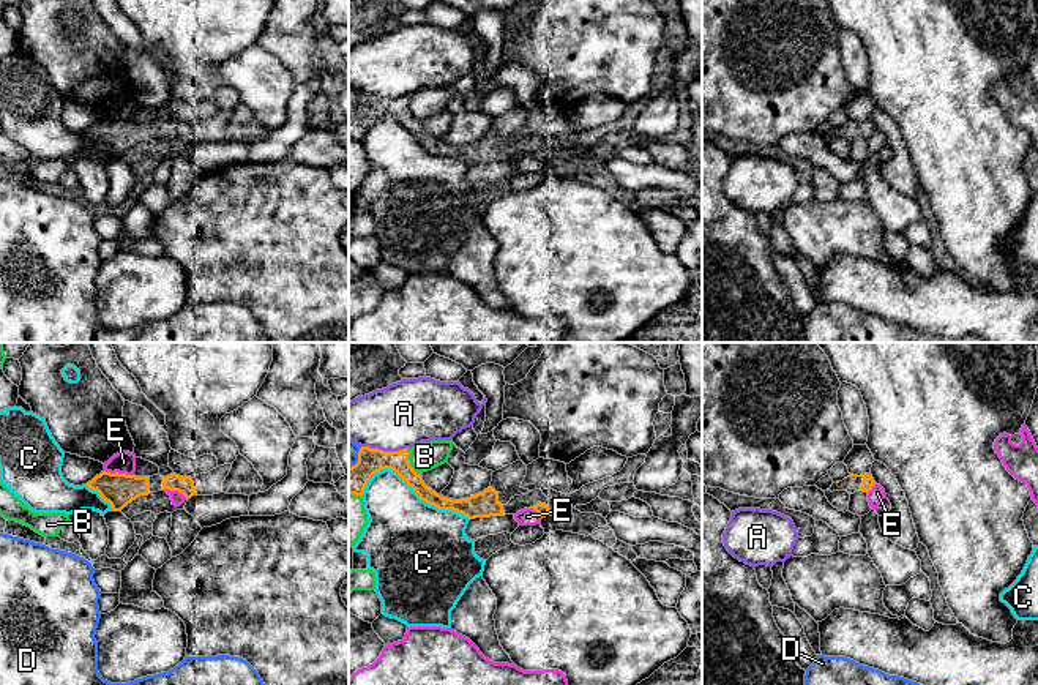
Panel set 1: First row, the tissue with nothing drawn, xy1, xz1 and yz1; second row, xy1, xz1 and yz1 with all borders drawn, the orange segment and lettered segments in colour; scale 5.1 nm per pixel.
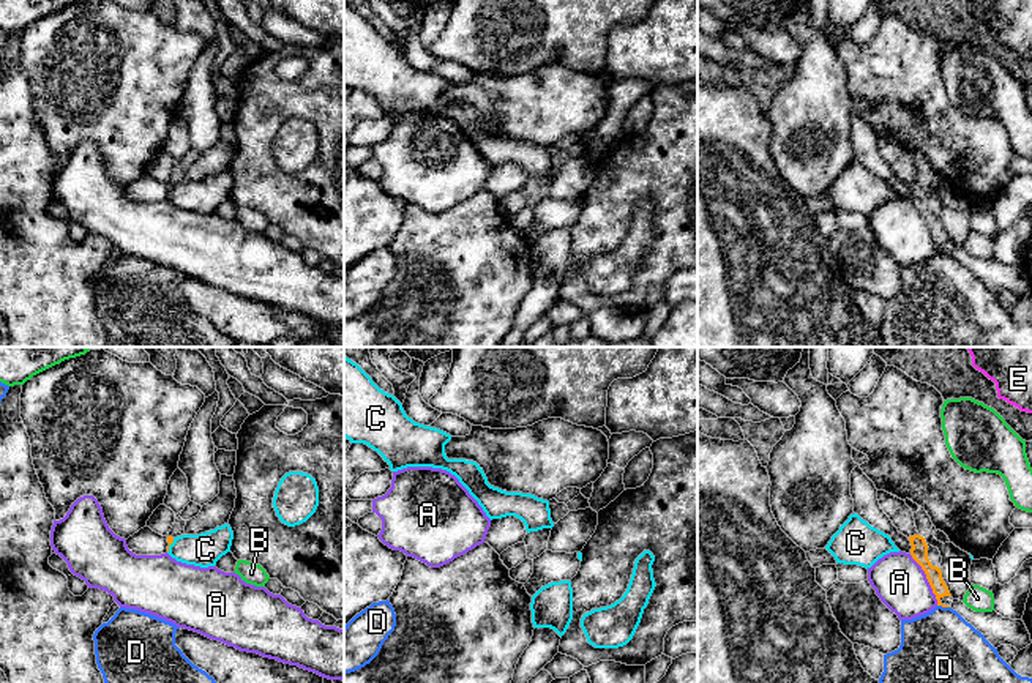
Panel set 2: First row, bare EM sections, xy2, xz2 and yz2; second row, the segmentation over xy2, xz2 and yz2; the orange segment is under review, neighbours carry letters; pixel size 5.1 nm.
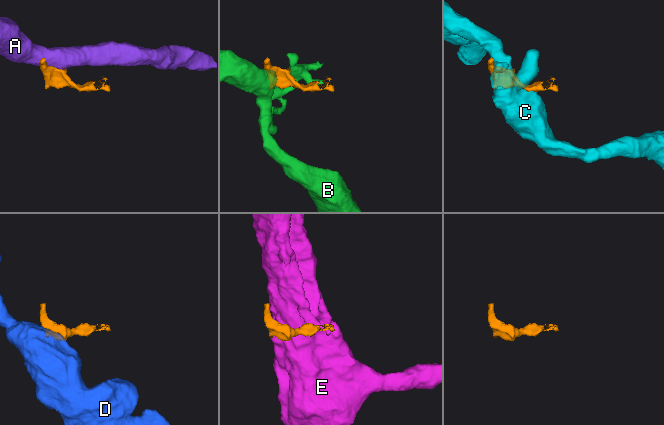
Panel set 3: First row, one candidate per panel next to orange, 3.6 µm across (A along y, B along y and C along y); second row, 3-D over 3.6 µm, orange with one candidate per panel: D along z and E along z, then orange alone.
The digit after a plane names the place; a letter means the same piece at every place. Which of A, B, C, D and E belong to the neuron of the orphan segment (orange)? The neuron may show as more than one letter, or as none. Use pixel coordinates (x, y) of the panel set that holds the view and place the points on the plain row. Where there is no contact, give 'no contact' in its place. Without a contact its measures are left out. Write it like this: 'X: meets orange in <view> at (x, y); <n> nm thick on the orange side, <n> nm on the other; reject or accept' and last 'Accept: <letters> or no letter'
A: meets orange in yz2 at (927, 224); 90 nm thick on the orange side, 260 nm on the other; reject
B: meets orange in xz1 at (409, 109); 130 nm thick on the orange side, 150 nm on the other; reject
C: meets orange in xz1 at (414, 134); 120 nm thick on the orange side, 400 nm on the other; reject
D: meets orange in yz2 at (944, 253); 80 nm thick on the orange side, 440 nm on the other; reject
E: meets orange in xy1 at (117, 119); 170 nm thick on the orange side, 110 nm on the other; reject
Accept: no letter

